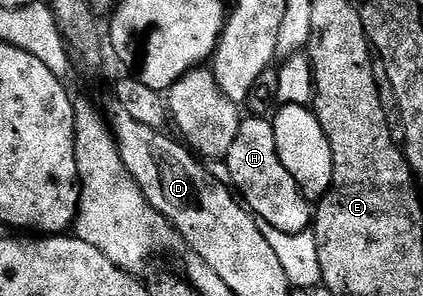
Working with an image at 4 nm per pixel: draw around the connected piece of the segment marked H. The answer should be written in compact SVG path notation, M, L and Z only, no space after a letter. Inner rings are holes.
M252 115L240 119L237 138L233 138L233 146L229 146L225 163L234 191L262 223L281 230L281 234L301 234L312 227L312 201L304 198L297 182L293 182L293 174L285 170L277 154L275 126L270 119Z

